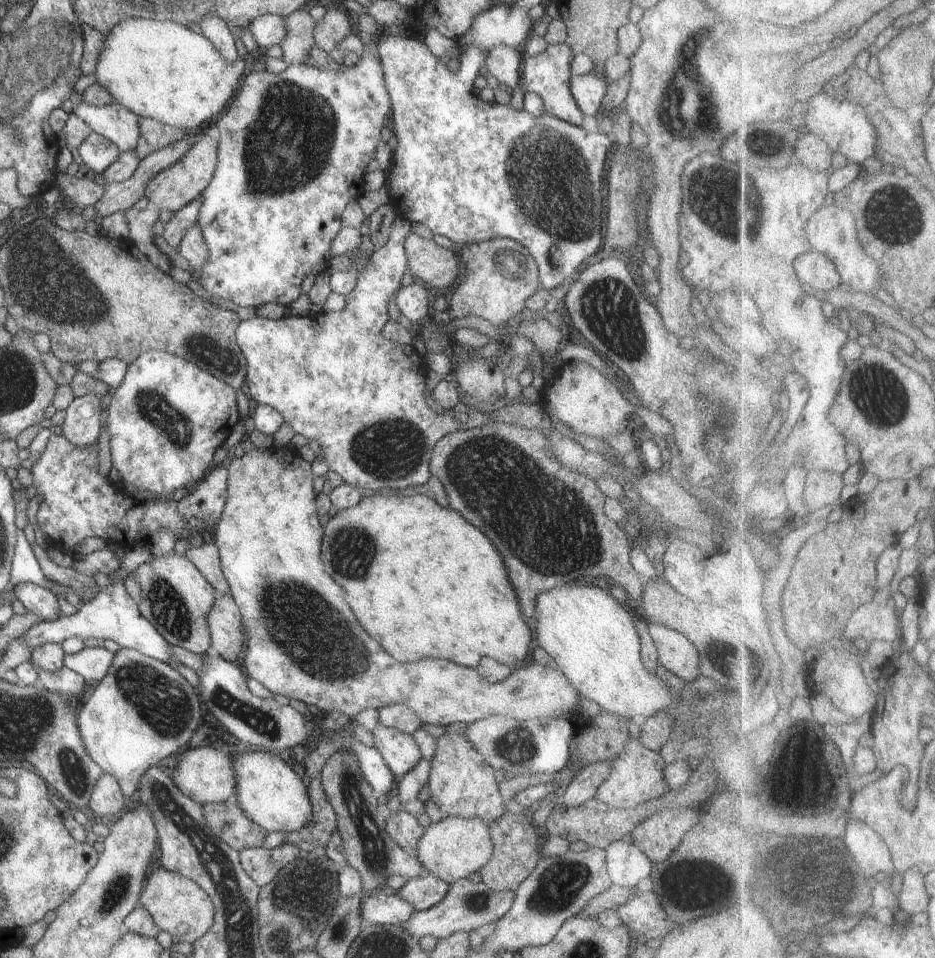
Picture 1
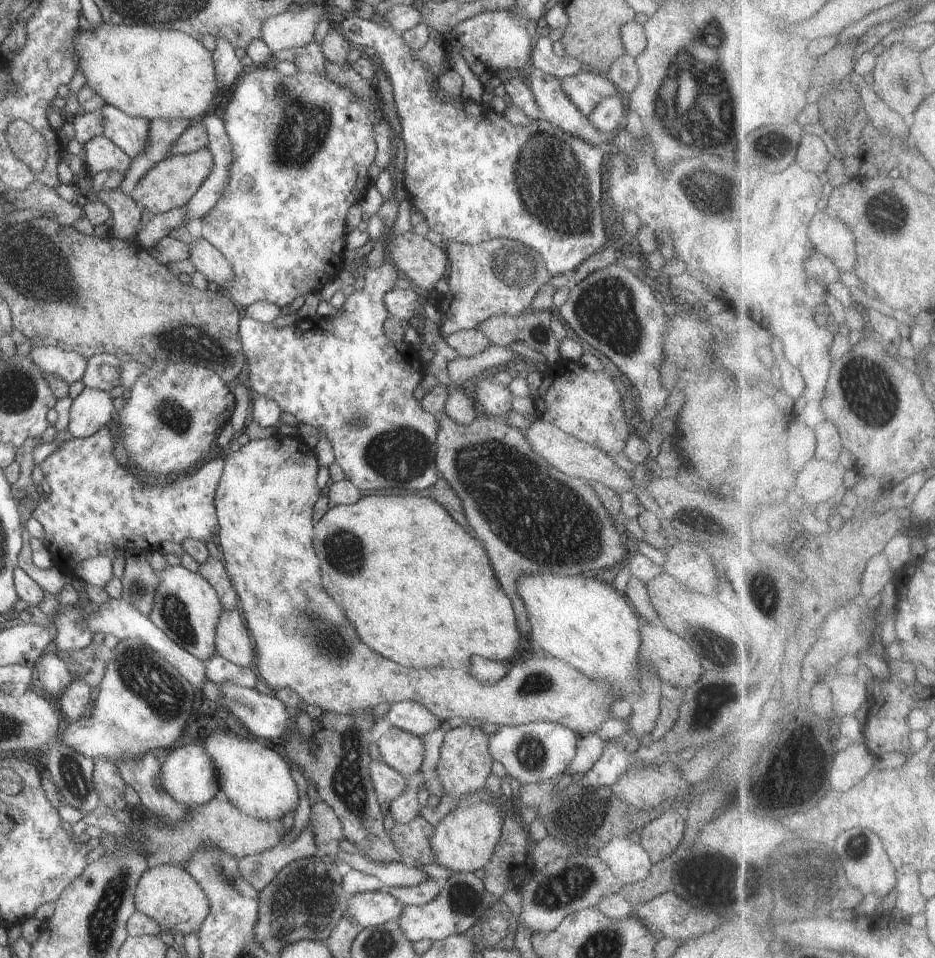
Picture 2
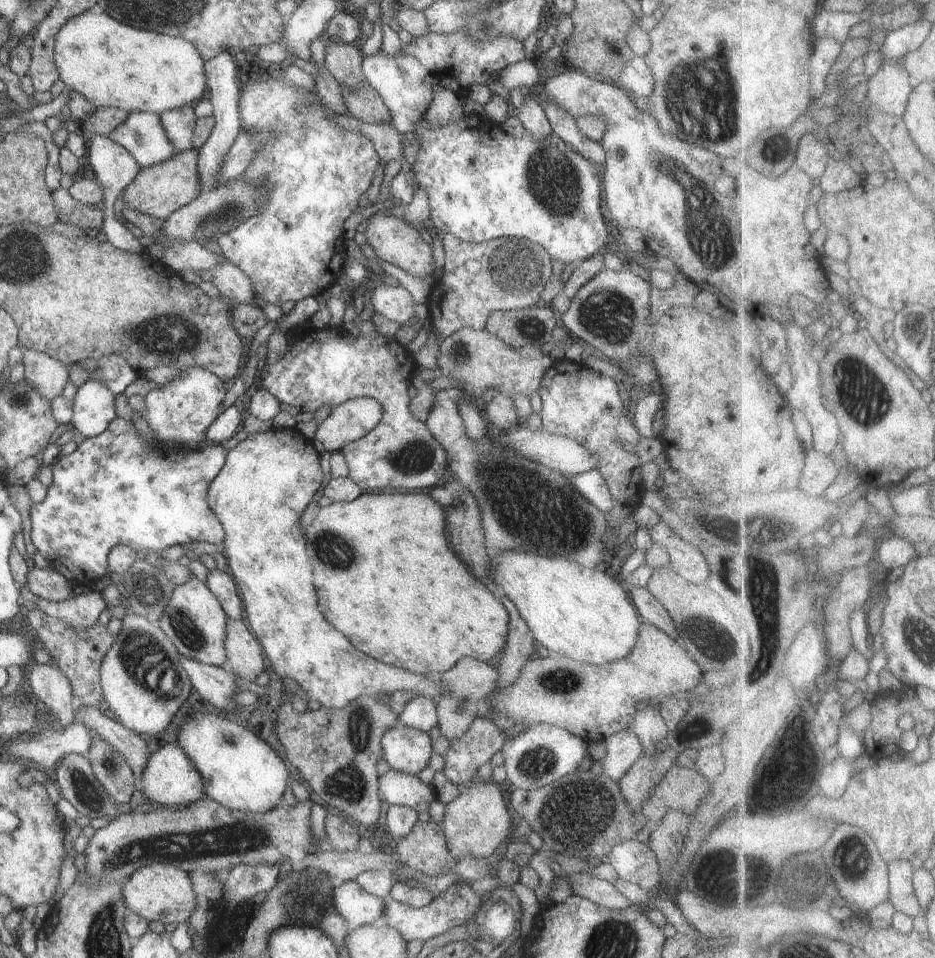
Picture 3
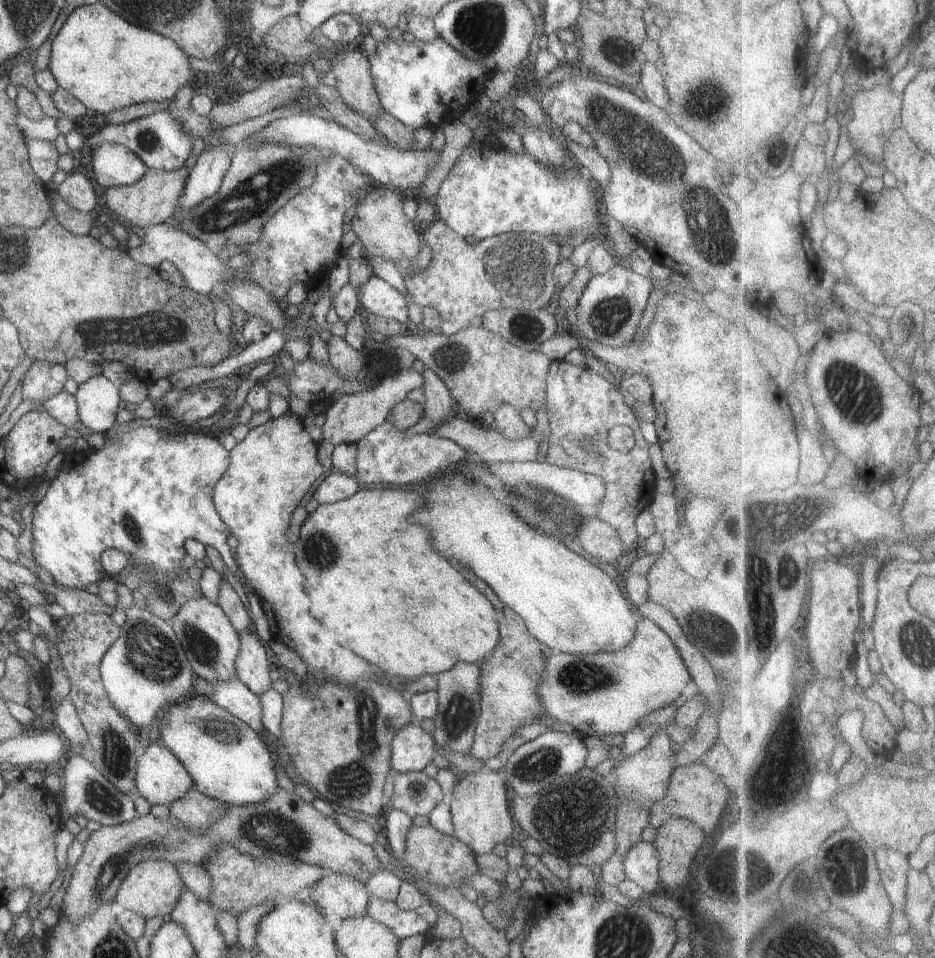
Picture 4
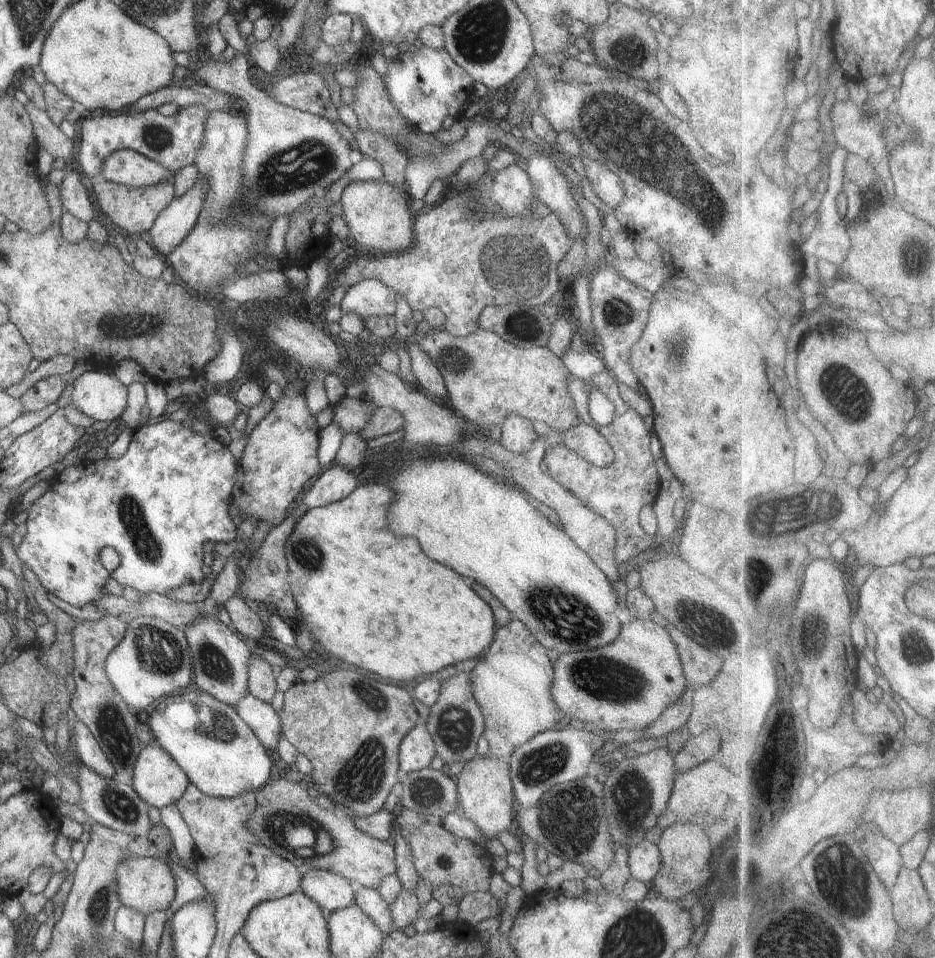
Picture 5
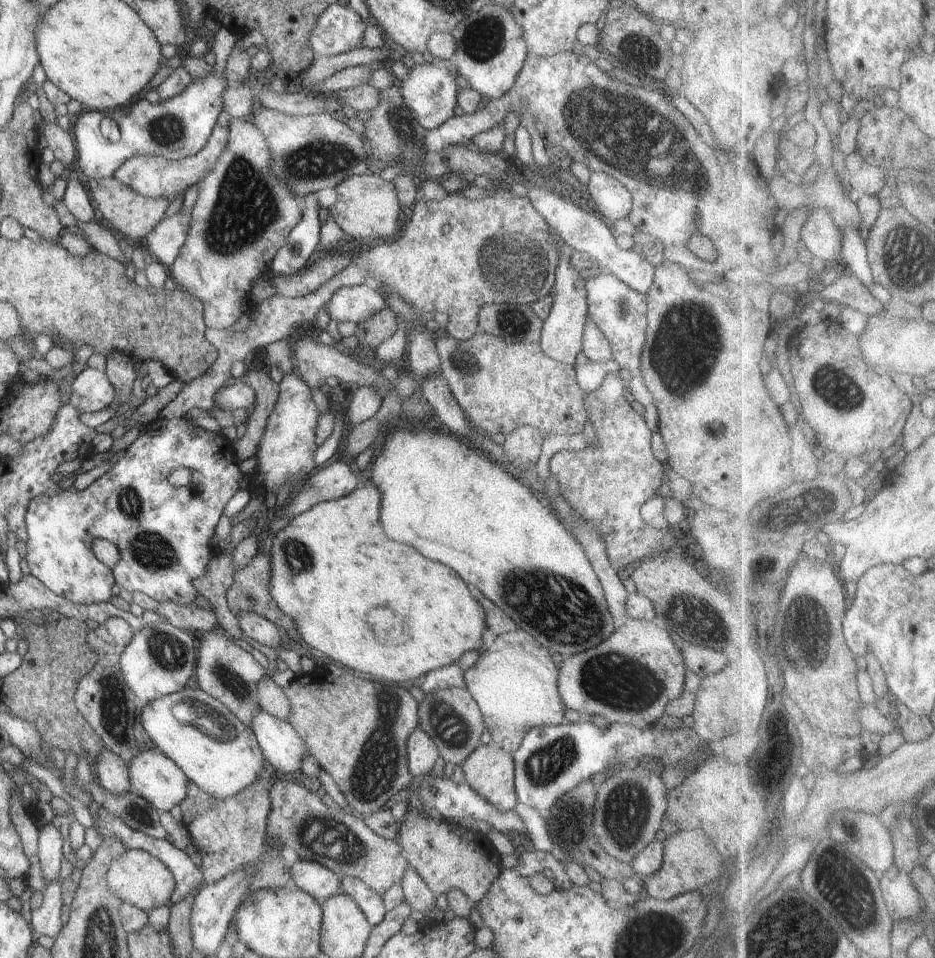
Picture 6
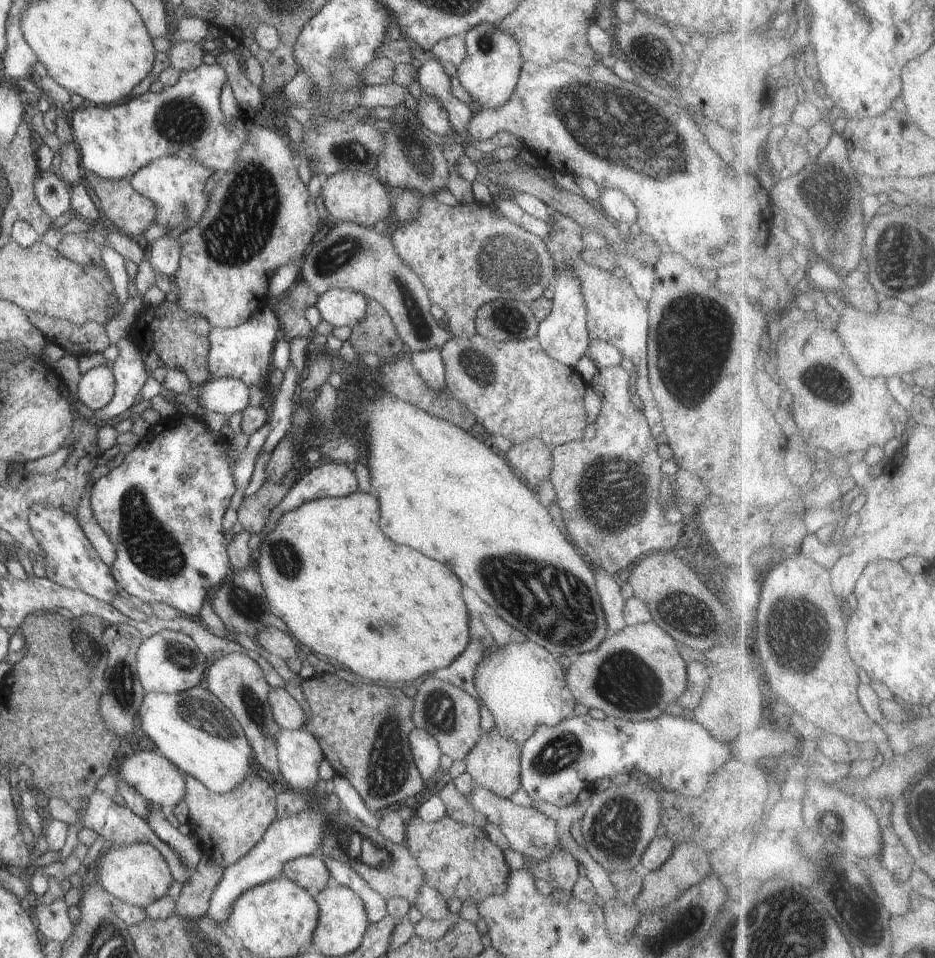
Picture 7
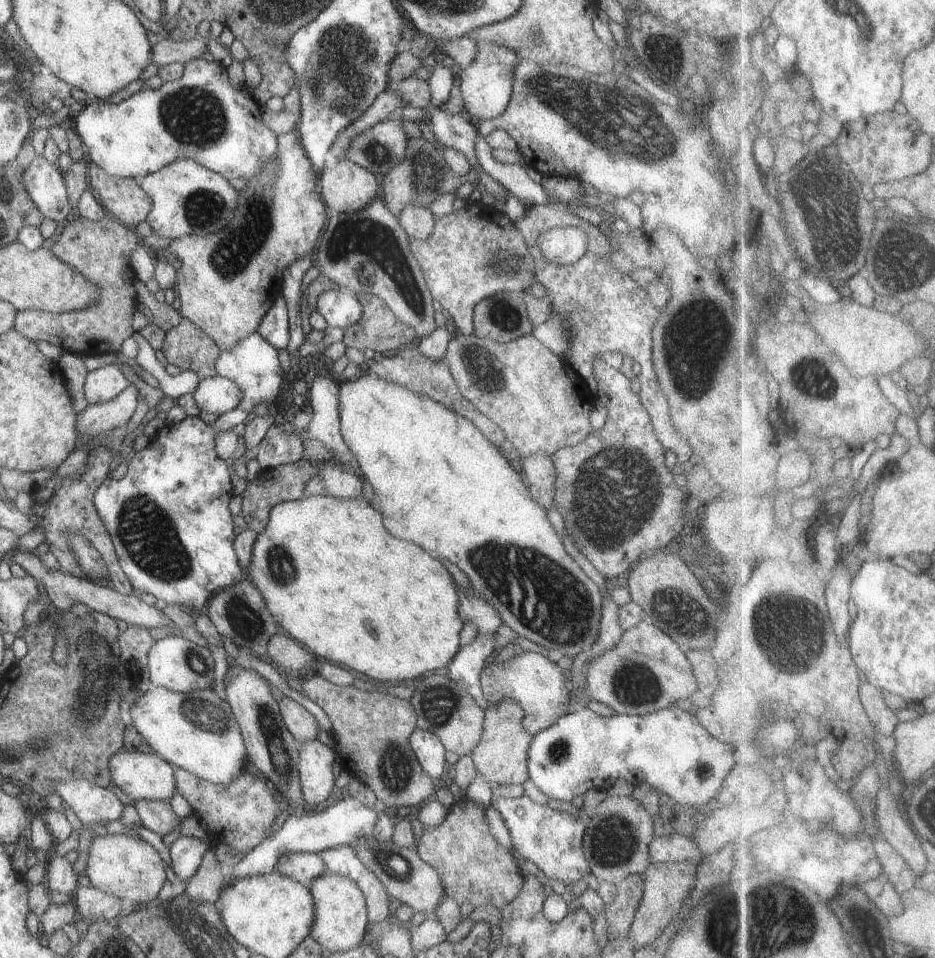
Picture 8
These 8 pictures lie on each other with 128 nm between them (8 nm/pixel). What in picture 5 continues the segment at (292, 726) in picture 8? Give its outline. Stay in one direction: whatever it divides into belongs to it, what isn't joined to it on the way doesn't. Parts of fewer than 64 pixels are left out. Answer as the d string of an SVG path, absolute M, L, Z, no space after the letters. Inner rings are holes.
M253 646L249 664L249 694L262 702L270 703L276 694L276 678L272 665L254 654Z

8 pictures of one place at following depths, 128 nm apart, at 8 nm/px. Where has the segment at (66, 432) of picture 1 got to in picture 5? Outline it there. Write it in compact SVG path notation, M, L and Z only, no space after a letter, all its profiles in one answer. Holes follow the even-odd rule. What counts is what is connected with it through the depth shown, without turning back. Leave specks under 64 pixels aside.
M100 371L83 372L63 390L60 406L68 404L94 420L110 422L120 418L128 404L127 386Z

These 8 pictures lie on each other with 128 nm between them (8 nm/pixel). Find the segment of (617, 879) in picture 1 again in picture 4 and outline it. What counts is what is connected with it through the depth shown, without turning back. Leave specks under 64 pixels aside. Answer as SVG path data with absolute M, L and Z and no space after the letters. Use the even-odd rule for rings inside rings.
M639 842L627 852L624 862L626 879L650 895L660 883L660 859L653 844Z

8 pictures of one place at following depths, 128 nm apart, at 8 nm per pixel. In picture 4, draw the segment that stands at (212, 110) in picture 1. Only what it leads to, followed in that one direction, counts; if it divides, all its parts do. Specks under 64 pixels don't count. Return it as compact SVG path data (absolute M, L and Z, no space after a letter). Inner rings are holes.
M100 1L76 8L71 12L52 40L52 52L47 70L54 75L59 87L70 92L88 109L102 115L134 104L173 100L178 90L186 84L198 87L199 90L205 86L200 75L190 66L190 56L174 40L130 24Z

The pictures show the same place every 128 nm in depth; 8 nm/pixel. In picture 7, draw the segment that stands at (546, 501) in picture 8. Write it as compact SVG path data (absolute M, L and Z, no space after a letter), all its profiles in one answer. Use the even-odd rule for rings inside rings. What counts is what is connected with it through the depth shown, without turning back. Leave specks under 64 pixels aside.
M532 437L522 444L512 446L503 457L517 476L523 480L534 493L540 484L549 480L553 467L552 447L539 438Z

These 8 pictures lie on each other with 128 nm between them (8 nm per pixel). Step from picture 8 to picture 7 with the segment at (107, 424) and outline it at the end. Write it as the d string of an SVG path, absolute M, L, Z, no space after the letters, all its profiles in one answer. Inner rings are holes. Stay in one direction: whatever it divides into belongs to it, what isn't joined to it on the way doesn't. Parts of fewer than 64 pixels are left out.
M128 336L119 340L117 345L119 355L112 368L115 376L115 395L104 408L89 413L97 419L110 423L129 414L136 402L138 392L148 380L141 349Z

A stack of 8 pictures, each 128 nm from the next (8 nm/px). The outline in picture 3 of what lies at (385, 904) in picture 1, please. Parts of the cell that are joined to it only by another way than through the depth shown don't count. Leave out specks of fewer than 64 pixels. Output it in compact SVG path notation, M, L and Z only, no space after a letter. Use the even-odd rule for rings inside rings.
M355 879L334 887L331 897L335 909L346 919L350 930L381 918L387 902L366 892Z

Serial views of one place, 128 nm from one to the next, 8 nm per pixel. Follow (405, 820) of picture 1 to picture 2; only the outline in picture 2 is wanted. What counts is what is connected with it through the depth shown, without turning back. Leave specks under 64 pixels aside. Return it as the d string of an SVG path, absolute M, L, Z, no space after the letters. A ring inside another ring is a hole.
M418 815L405 825L396 823L390 836L396 850L403 854L406 861L416 865L428 865L437 860L430 844L434 829L432 824Z

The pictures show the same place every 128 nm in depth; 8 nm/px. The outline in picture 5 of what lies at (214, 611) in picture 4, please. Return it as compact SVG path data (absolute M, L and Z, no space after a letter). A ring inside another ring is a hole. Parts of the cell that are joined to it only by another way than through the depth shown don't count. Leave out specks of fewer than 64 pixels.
M201 617L186 627L185 635L189 644L194 682L201 691L227 705L235 707L239 700L249 694L249 664L253 644L236 630L224 623Z

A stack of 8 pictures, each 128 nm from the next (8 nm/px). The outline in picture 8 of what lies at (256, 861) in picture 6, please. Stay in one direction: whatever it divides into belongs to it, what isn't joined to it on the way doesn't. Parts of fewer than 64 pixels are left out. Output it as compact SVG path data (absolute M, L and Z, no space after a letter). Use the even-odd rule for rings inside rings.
M175 767L174 776L175 792L179 792L190 803L201 821L207 822L216 838L222 839L221 842L226 842L241 853L249 853L266 839L272 822L282 812L274 800L274 794L266 785L266 780L252 768L244 770L227 785L212 784L180 767Z

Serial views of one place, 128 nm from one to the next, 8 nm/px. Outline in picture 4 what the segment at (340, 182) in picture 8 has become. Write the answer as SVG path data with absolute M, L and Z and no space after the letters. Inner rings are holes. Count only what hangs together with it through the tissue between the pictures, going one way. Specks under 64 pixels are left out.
M376 186L362 200L356 198L357 213L350 214L352 231L362 242L365 254L378 256L393 262L401 262L404 266L419 256L423 242L419 236L419 226L416 221L407 218L403 210L403 197L399 190L392 187Z

